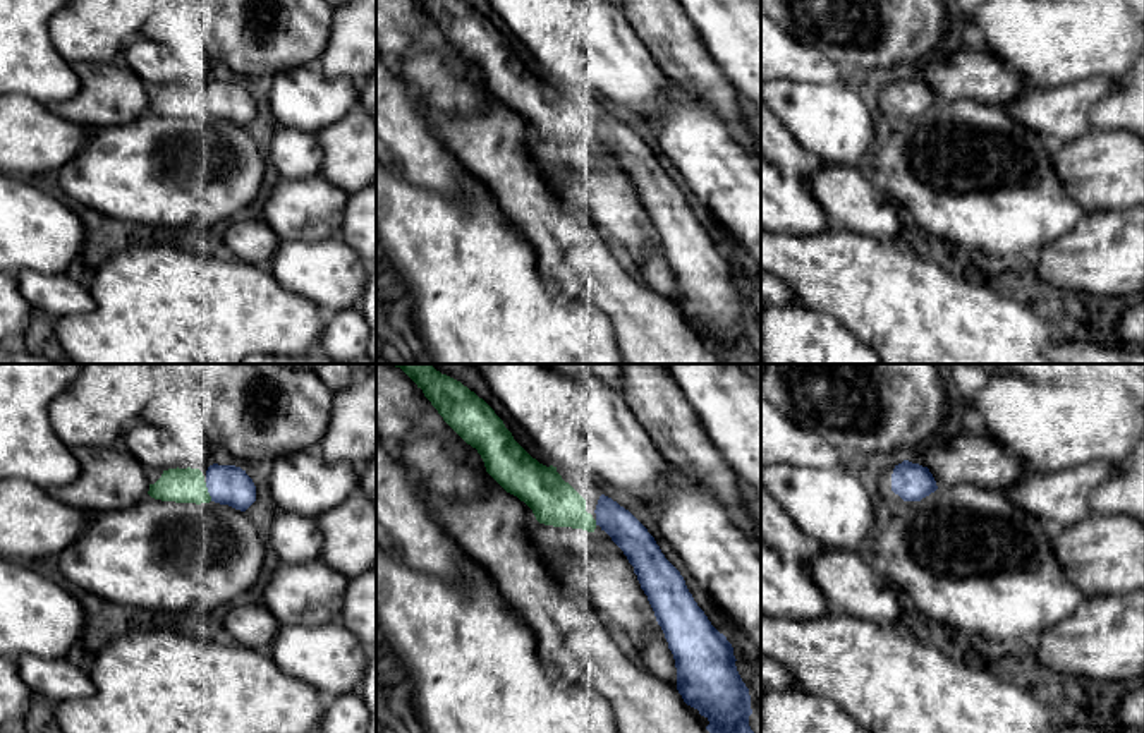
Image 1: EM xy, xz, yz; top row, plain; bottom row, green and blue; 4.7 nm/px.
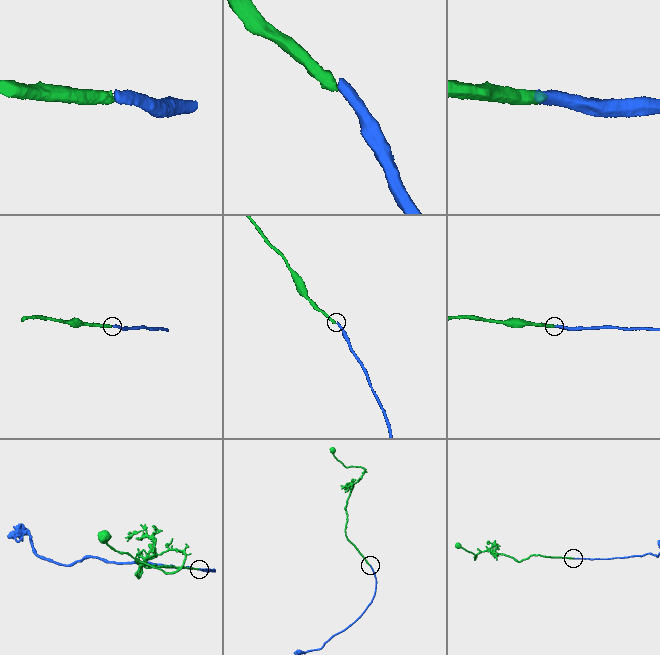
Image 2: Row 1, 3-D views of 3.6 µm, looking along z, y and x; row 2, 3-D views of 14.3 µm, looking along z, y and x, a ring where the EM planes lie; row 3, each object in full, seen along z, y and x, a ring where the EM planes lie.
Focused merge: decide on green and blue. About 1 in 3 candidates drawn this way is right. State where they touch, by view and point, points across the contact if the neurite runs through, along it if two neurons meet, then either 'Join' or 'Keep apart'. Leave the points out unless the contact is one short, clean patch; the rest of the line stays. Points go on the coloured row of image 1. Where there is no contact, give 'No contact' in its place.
Touches green at xy (206, 491). Join

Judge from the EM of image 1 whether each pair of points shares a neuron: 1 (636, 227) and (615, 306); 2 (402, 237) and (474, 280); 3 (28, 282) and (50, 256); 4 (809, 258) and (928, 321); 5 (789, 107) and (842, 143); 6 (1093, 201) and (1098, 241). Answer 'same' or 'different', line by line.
1: different
2: same
3: different
4: same
5: same
6: different

